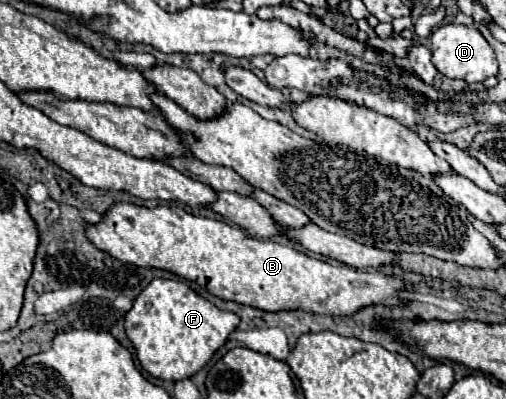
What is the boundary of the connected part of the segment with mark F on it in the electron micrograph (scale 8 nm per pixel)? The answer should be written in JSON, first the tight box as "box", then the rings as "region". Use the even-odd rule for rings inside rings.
{"box":[125,278,239,382],"region":[[[157,278],[135,298],[133,308],[125,316],[125,332],[135,346],[141,366],[151,376],[177,382],[197,374],[229,340],[239,322],[237,314],[219,310],[185,282]]]}

